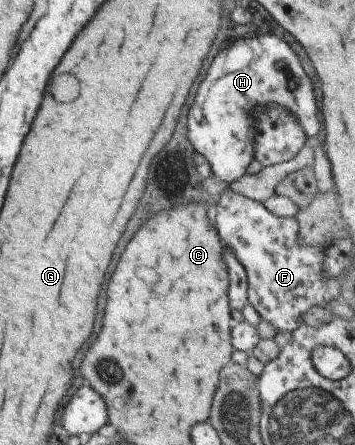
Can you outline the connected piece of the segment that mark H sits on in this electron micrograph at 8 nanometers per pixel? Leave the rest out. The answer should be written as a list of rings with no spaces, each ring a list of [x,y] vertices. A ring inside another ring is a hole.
[[[262,31],[258,37],[234,41],[220,55],[216,55],[190,107],[188,137],[196,153],[209,161],[212,176],[232,183],[246,173],[255,157],[257,129],[252,111],[265,104],[278,104],[291,112],[308,138],[320,133],[320,105],[316,105],[314,99],[312,77],[304,73],[292,45],[288,45],[284,37]]]

